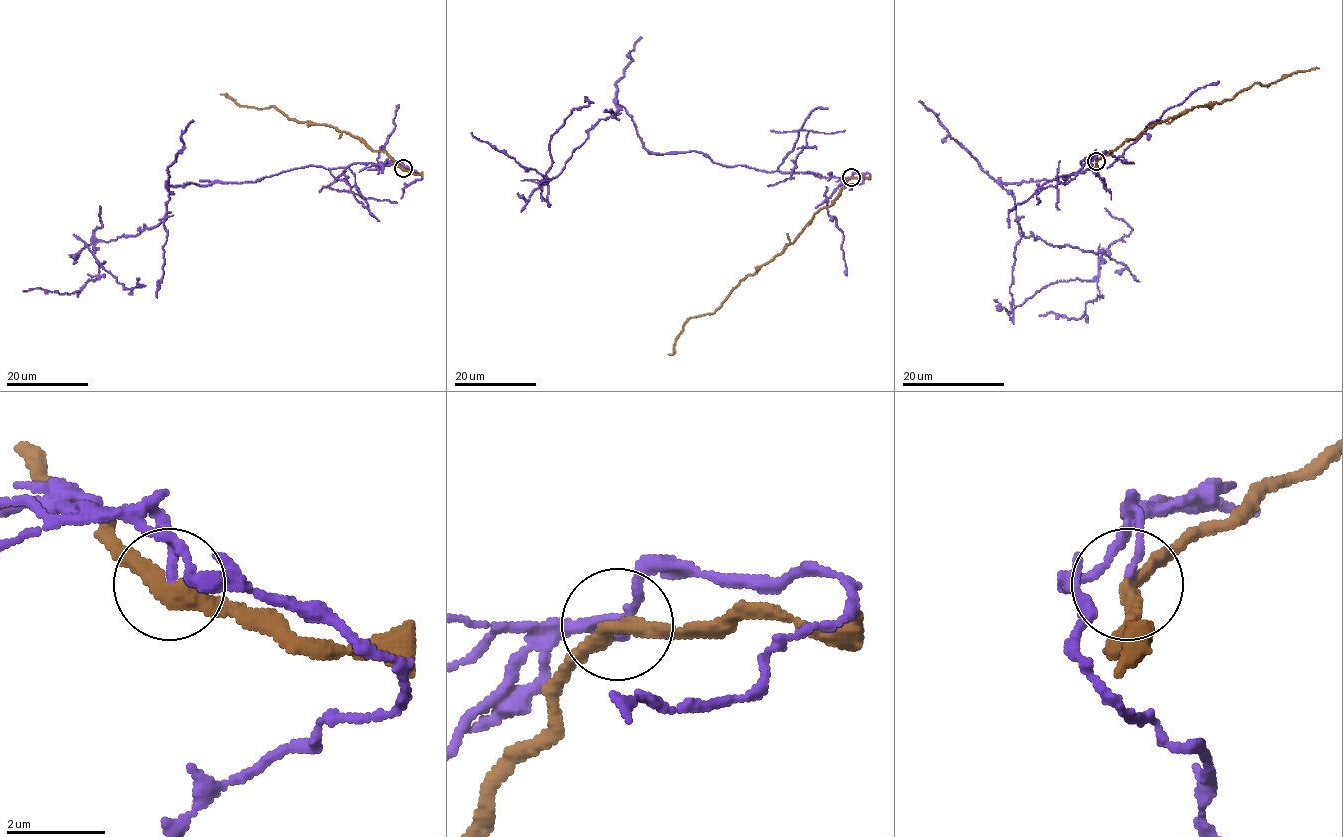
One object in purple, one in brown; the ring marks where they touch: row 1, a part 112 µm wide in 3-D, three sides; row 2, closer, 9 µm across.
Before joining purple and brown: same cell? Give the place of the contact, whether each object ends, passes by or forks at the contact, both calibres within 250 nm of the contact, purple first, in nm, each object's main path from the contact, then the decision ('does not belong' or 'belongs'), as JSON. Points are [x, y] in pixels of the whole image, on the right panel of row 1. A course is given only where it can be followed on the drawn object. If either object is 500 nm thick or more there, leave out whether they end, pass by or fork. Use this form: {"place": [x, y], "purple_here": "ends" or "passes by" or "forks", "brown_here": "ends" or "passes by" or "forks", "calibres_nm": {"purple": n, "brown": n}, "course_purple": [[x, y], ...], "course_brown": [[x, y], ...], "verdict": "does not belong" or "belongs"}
{"place": [1096, 161], "purple_here": "ends", "brown_here": "passes by", "calibres_nm": {"purple": 170, "brown": 340}, "course_purple": [[1095, 162], [1090, 154], [1065, 182], [1002, 185], [1022, 235], [1102, 253], [1099, 295], [1085, 313], [1039, 316]], "course_brown": [[1095, 162], [1143, 131], [1196, 107], [1211, 107], [1230, 100], [1255, 83], [1266, 86], [1318, 68]], "verdict": "does not belong"}

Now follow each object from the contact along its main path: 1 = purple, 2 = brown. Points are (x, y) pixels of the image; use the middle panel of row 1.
1: (851, 177), (726, 167), (695, 151), (651, 153), (617, 103), (545, 182), (471, 132)
2: (851, 177), (799, 236), (748, 274), (713, 313), (689, 318), (675, 342), (674, 352), (668, 354)

